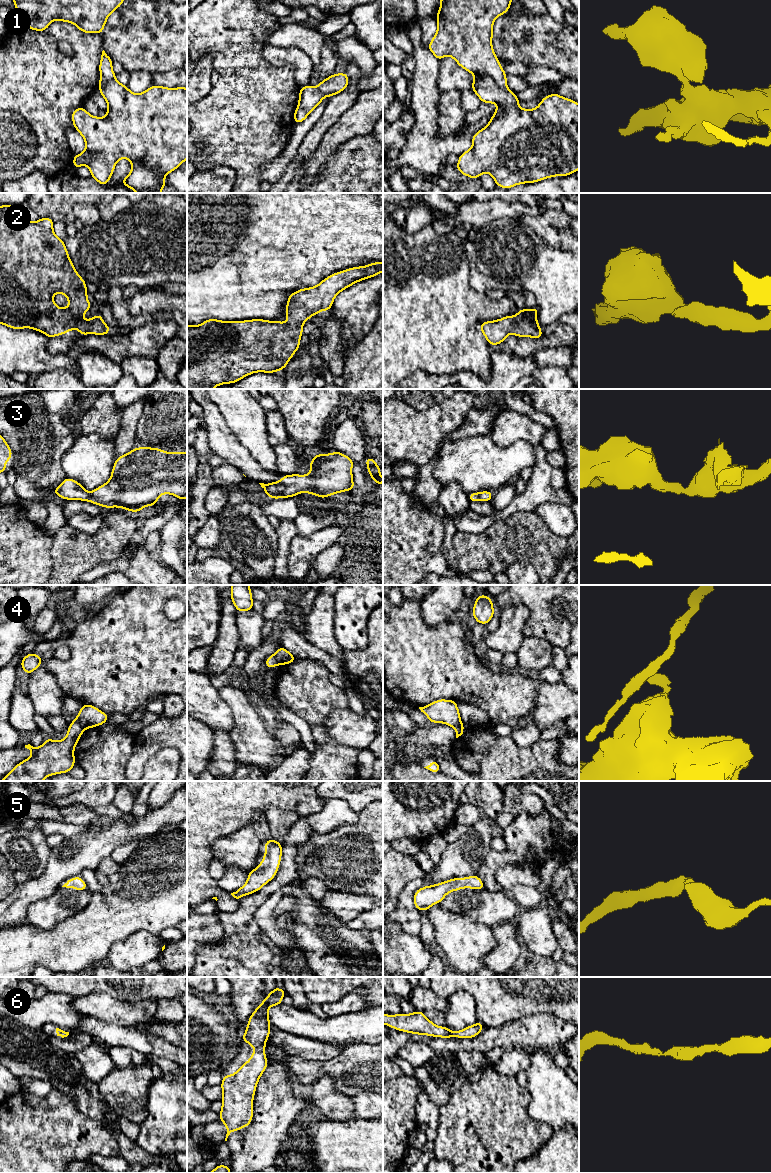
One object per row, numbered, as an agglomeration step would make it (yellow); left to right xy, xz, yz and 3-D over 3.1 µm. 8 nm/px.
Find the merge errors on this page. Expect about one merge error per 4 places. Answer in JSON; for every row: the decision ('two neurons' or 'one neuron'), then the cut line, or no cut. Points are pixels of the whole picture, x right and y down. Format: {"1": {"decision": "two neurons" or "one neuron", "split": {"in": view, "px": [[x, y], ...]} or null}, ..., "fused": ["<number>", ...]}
{"1": {"decision": "two neurons", "split": {"in": "yz", "px": [[474, 75], [488, 74], [499, 87], [508, 90]]}}, "2": {"decision": "one neuron", "split": null}, "3": {"decision": "one neuron", "split": null}, "4": {"decision": "two neurons", "split": {"in": "xy", "px": [[75, 721], [84, 729]]}}, "5": {"decision": "one neuron", "split": null}, "6": {"decision": "one neuron", "split": null}, "fused": ["1", "4"]}

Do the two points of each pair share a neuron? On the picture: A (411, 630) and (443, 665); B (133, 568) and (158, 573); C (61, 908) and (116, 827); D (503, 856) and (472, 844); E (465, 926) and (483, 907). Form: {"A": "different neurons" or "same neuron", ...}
{"A": "same neuron", "B": "same neuron", "C": "different neurons", "D": "different neurons", "E": "different neurons"}

